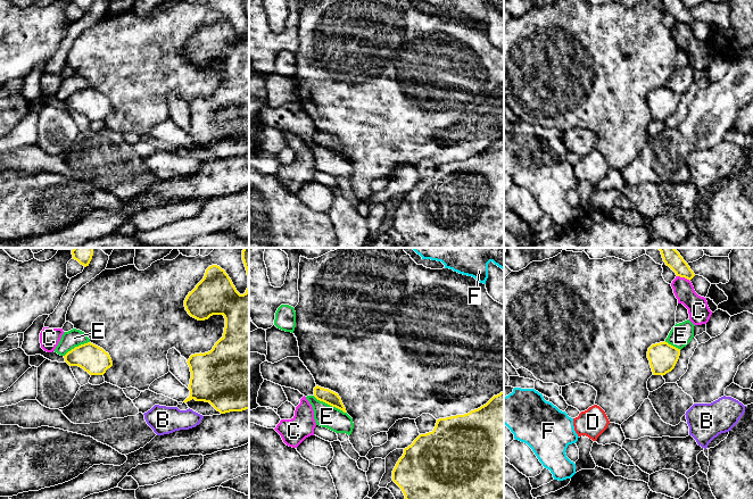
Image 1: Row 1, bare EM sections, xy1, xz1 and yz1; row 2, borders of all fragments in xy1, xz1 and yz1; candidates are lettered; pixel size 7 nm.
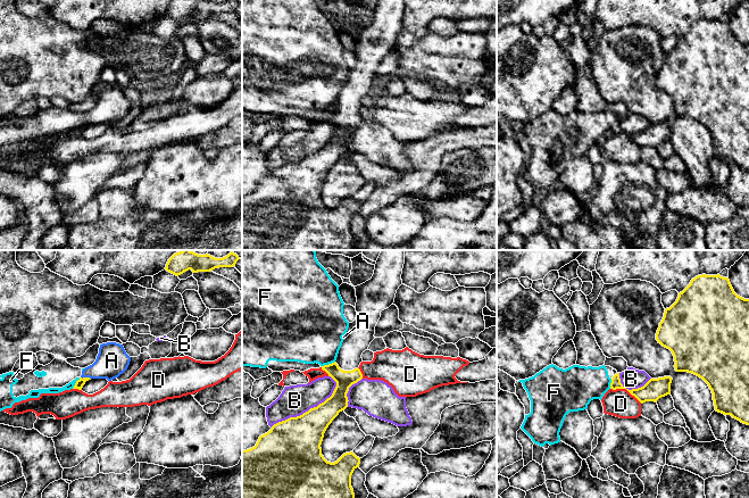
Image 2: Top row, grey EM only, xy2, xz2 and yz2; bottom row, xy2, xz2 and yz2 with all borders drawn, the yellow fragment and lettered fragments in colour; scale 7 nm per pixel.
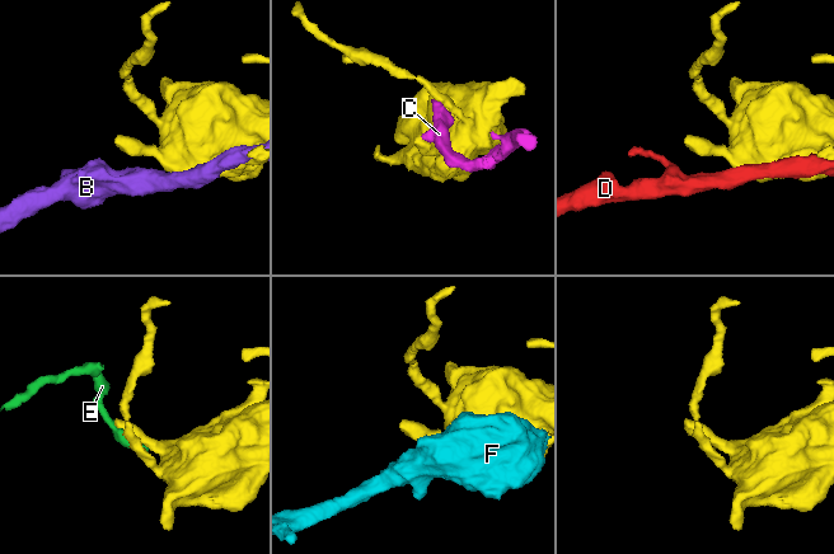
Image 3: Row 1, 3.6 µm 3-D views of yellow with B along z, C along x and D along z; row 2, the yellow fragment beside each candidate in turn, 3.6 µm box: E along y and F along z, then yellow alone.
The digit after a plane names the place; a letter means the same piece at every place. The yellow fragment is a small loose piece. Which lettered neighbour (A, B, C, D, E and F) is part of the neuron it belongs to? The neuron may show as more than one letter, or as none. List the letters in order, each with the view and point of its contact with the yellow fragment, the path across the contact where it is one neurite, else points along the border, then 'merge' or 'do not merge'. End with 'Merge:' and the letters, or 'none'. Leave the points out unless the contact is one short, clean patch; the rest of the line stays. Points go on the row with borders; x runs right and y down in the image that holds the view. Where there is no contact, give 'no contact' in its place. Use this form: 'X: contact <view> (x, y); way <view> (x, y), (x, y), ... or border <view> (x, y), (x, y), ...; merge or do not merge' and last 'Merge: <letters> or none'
A: contact xy2 (85, 378); do not merge
B: contact xz2 (308, 411); do not merge
C: contact yz1 (684, 276); border yz1 (677, 275), (684, 276), (689, 281); do not merge
D: contact yz2 (626, 389); border yz2 (610, 388), (626, 389), (641, 403); do not merge
E: contact xz1 (330, 405); border xz1 (313, 396), (346, 413); do not merge
F: contact xz2 (329, 364); border xz2 (334, 360), (322, 366); do not merge
Merge: none

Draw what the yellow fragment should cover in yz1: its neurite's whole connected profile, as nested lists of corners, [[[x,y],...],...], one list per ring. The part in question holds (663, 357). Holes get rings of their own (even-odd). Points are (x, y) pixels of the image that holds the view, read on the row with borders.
[[[660,342],[652,344],[647,351],[647,358],[654,375],[665,375],[671,372],[680,356],[680,349],[669,344],[668,342]]]

